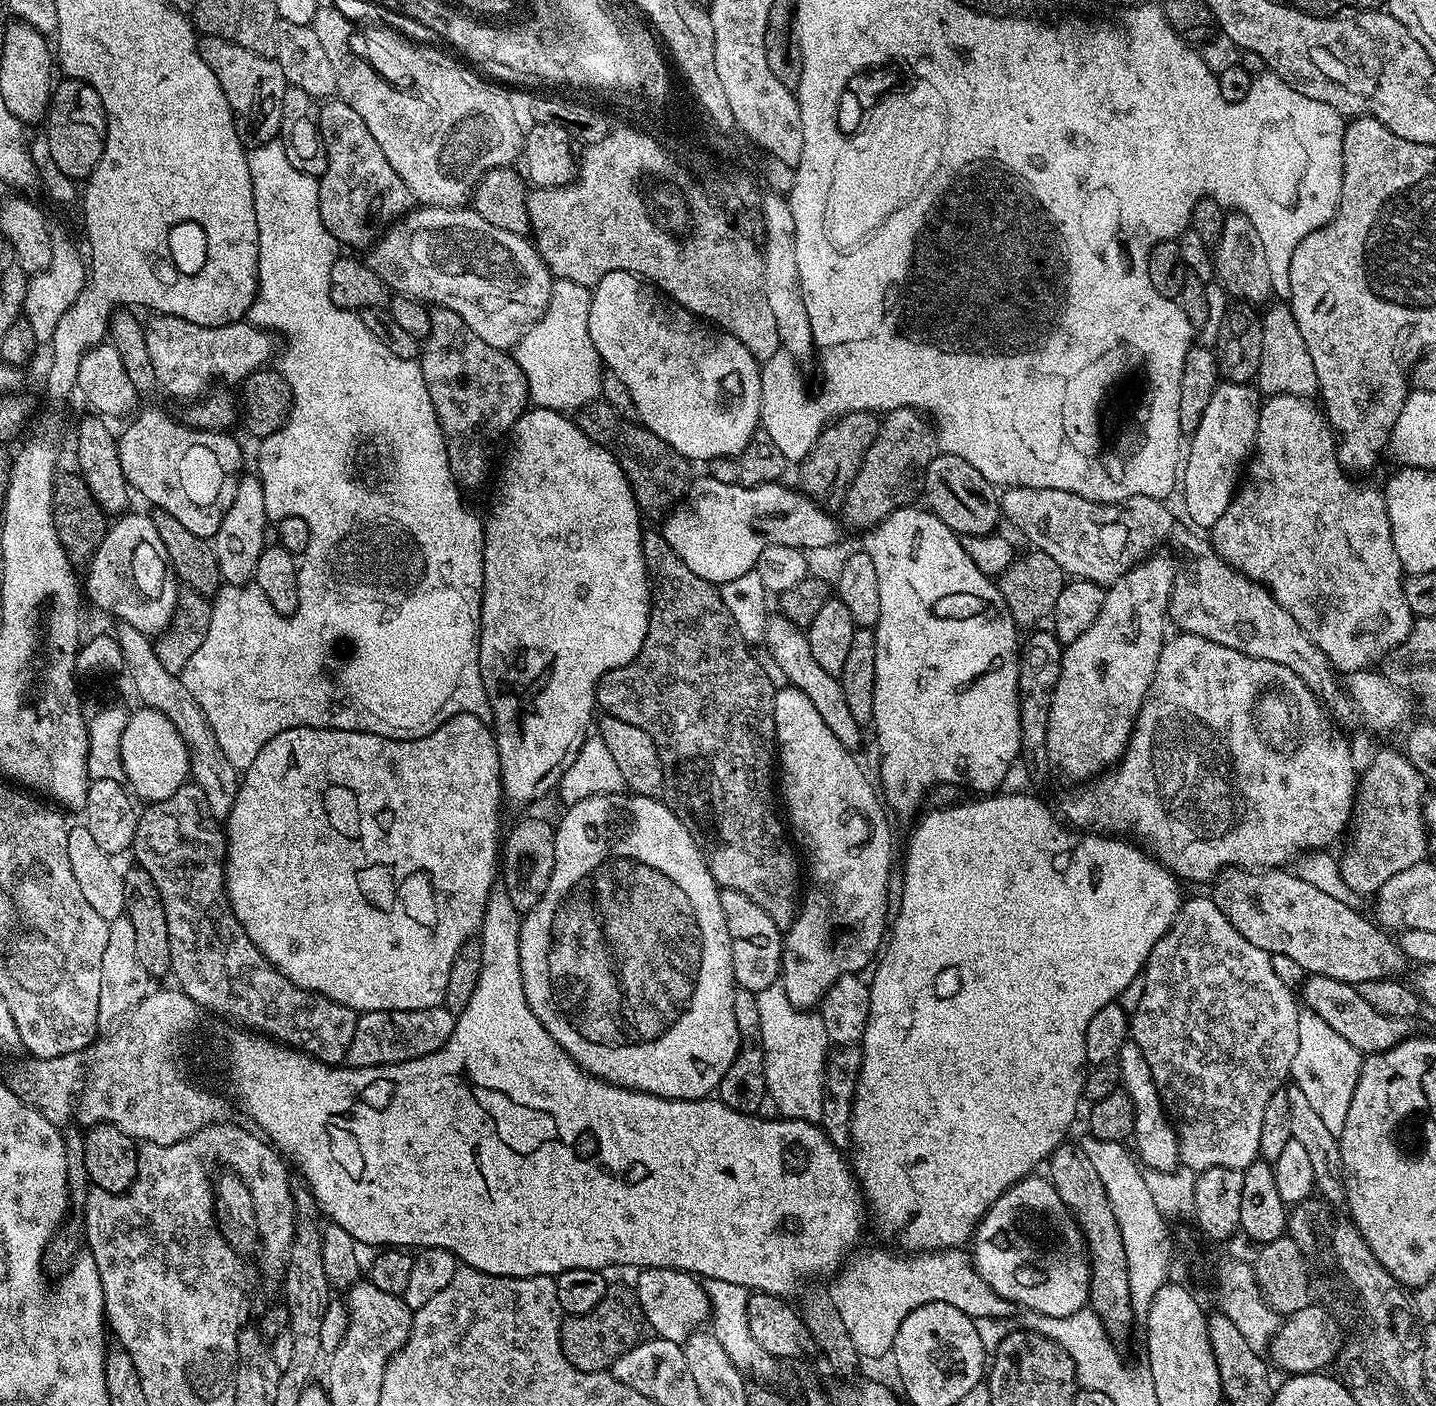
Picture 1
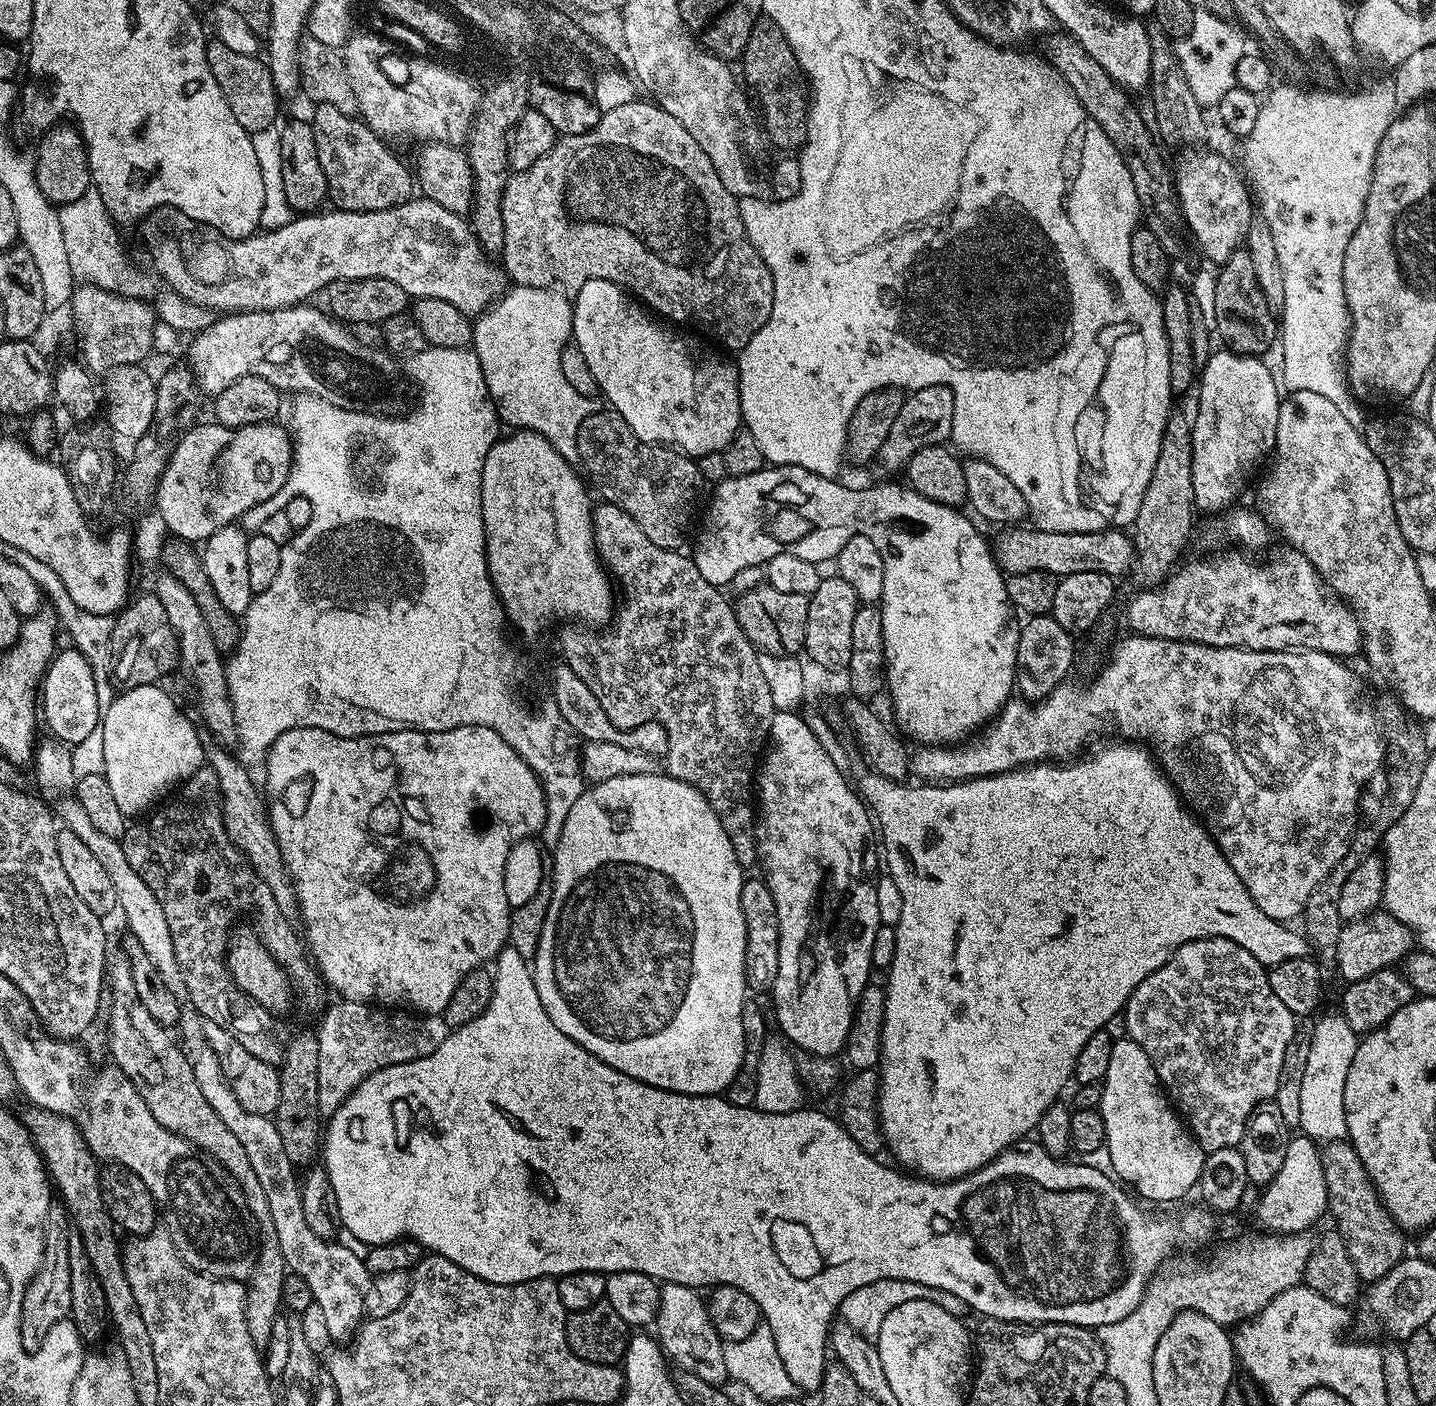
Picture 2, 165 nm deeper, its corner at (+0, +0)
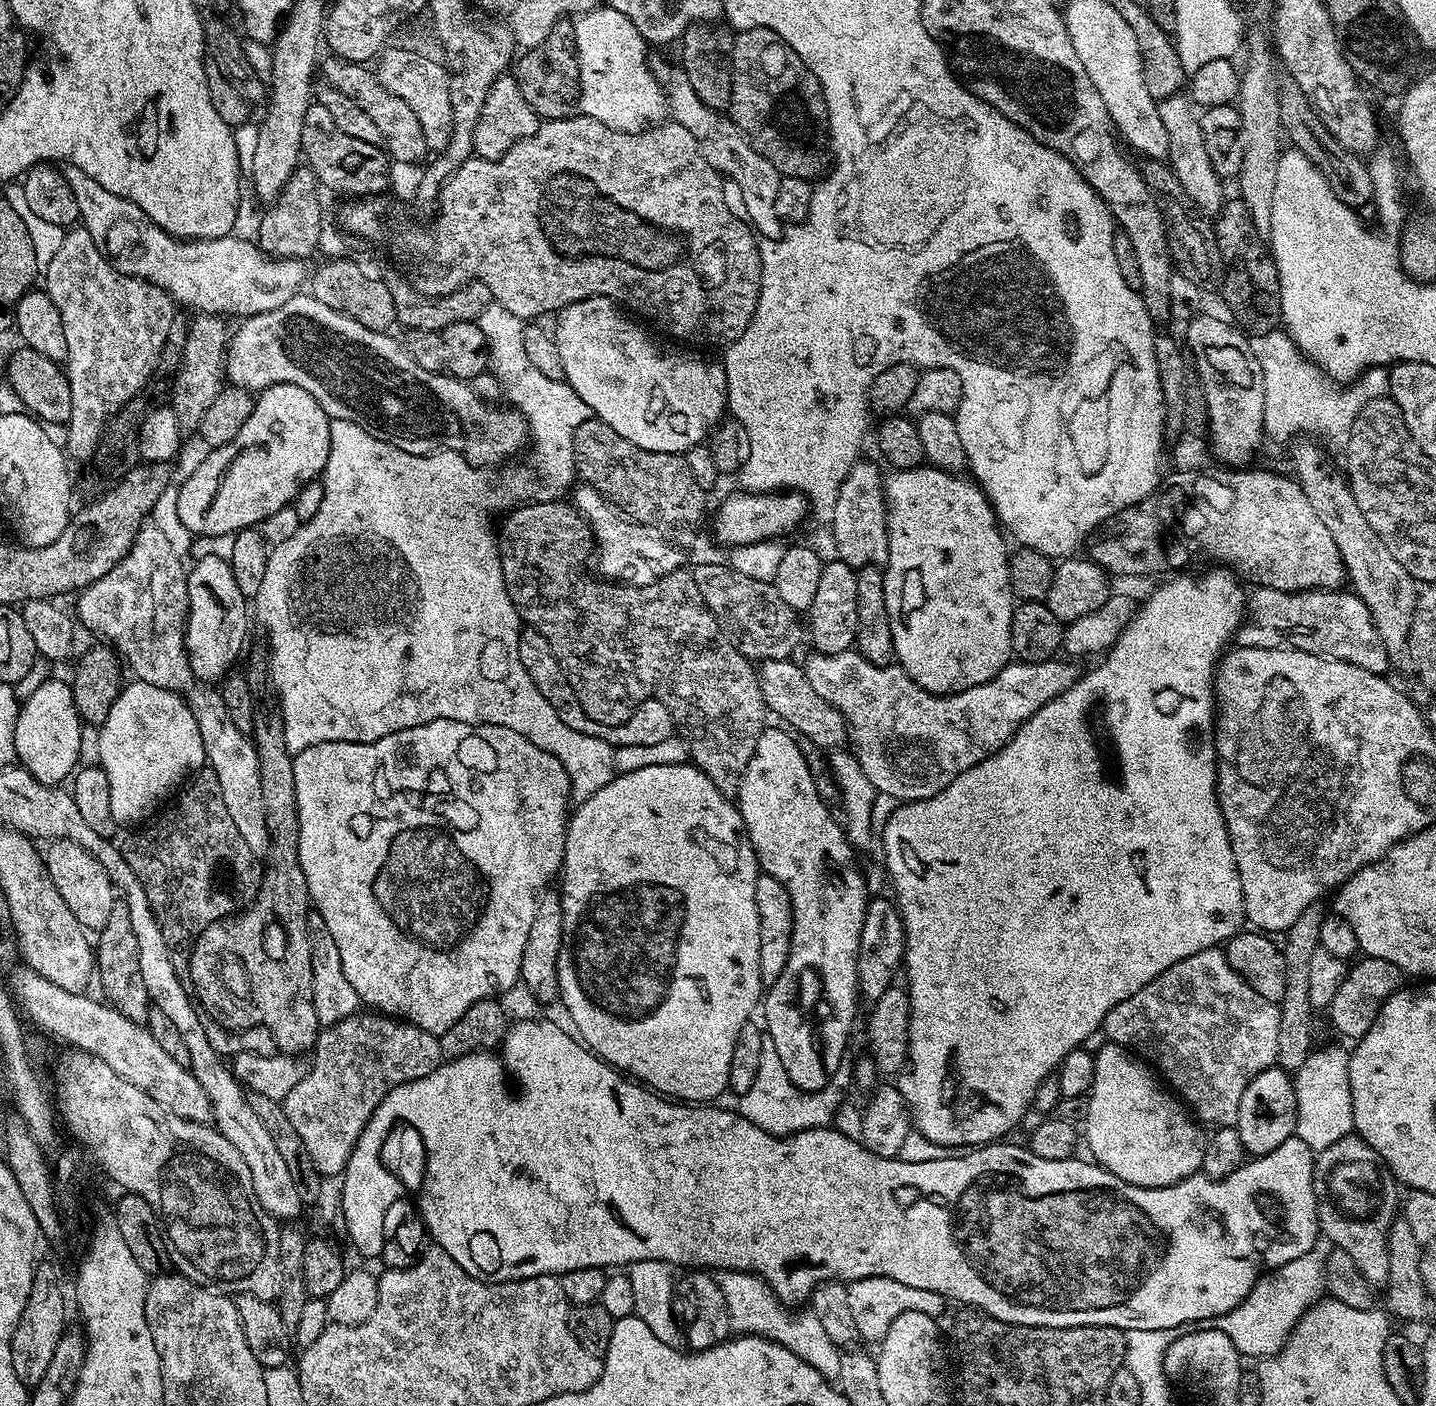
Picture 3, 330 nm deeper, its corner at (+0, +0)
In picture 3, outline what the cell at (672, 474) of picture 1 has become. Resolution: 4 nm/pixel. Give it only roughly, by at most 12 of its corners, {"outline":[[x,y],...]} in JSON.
{"outline":[[606,422],[574,430],[576,475],[682,549],[706,492],[683,455]]}

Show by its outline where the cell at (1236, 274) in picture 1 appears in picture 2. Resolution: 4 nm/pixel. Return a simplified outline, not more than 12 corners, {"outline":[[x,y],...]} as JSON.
{"outline":[[1224,156],[1174,160],[1180,215],[1209,265],[1254,219],[1249,185]]}

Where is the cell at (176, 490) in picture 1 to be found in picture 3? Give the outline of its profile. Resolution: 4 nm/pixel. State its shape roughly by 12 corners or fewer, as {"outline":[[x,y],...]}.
{"outline":[[275,384],[179,485],[197,537],[287,509],[330,454],[314,394]]}

